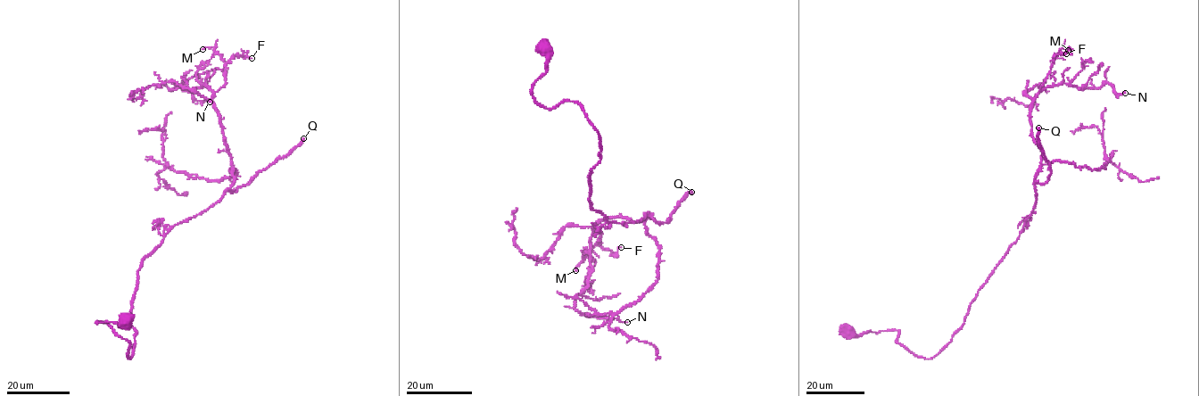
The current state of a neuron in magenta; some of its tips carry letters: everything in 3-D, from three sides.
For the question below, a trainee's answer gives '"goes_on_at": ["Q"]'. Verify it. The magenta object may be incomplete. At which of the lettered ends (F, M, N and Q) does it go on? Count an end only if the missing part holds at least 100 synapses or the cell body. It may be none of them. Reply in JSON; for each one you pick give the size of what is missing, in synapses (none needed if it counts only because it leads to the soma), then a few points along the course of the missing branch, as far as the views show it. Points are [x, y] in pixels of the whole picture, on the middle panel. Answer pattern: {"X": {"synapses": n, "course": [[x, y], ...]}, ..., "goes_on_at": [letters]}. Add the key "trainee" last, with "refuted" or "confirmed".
{"Q": {"synapses": 350, "course": [[691, 192], [700, 185], [694, 202], [701, 205], [740, 193], [769, 194], [789, 161]]}, "goes_on_at": ["Q"], "trainee": "confirmed"}

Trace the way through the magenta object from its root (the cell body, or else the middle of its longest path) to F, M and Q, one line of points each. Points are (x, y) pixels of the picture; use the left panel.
F: (125, 321), (96, 322), (128, 339), (130, 358), (141, 263), (232, 184), (212, 97), (234, 55), (252, 58)
M: (125, 321), (96, 322), (128, 339), (130, 358), (141, 263), (233, 181), (212, 99), (225, 62), (202, 49)
Q: (125, 321), (96, 322), (128, 339), (130, 358), (136, 333), (128, 318), (144, 259), (174, 226), (303, 138)

